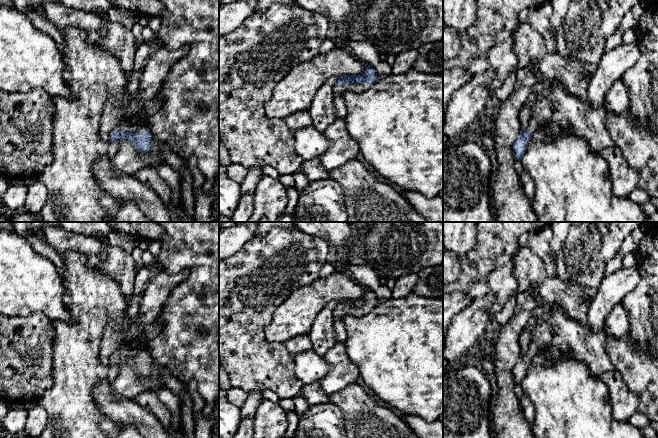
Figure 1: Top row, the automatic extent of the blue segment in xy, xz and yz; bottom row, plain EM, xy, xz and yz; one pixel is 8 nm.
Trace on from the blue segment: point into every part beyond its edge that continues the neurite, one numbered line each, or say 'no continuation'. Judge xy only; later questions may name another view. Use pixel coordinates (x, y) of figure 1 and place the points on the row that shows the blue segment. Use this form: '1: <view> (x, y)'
1: xy (129, 125)

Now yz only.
1: yz (542, 111)

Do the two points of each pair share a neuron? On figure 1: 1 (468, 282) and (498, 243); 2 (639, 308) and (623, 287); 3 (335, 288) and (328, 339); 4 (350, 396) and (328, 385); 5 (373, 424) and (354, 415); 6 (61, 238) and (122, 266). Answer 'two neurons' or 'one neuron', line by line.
1: one neuron
2: two neurons
3: two neurons
4: two neurons
5: one neuron
6: one neuron

